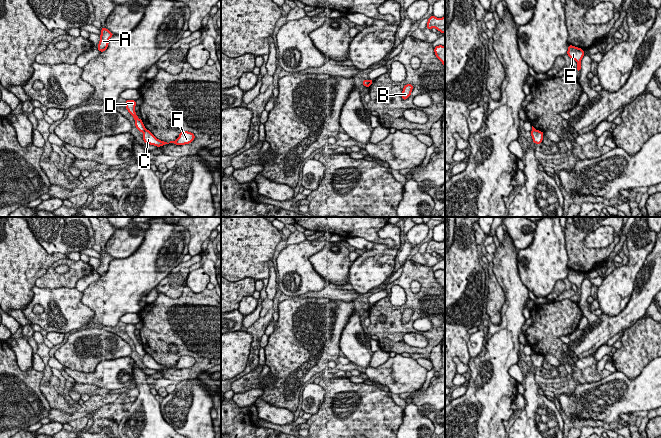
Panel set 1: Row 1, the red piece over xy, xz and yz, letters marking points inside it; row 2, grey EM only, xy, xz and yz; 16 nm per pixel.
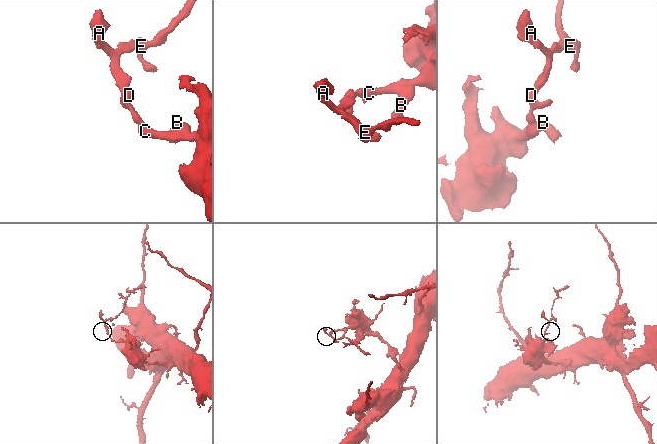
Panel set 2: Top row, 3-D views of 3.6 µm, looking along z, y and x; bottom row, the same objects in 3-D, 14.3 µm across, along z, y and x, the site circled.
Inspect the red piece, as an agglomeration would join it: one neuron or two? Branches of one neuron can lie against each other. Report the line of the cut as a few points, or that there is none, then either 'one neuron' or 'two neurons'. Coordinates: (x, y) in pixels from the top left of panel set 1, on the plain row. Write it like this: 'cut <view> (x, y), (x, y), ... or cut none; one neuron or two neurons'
cut xy (146, 353), (143, 356); two neurons

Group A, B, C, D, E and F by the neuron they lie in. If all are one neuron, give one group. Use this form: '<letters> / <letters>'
A D E / B C F

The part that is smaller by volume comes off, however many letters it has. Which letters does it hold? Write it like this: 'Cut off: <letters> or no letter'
Cut off: A, D, E

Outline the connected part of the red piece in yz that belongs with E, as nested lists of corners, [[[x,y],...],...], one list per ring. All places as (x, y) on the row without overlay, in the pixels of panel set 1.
[[[569,269],[567,279],[577,286],[577,295],[581,294],[581,284],[584,280],[584,275],[581,272]]]

